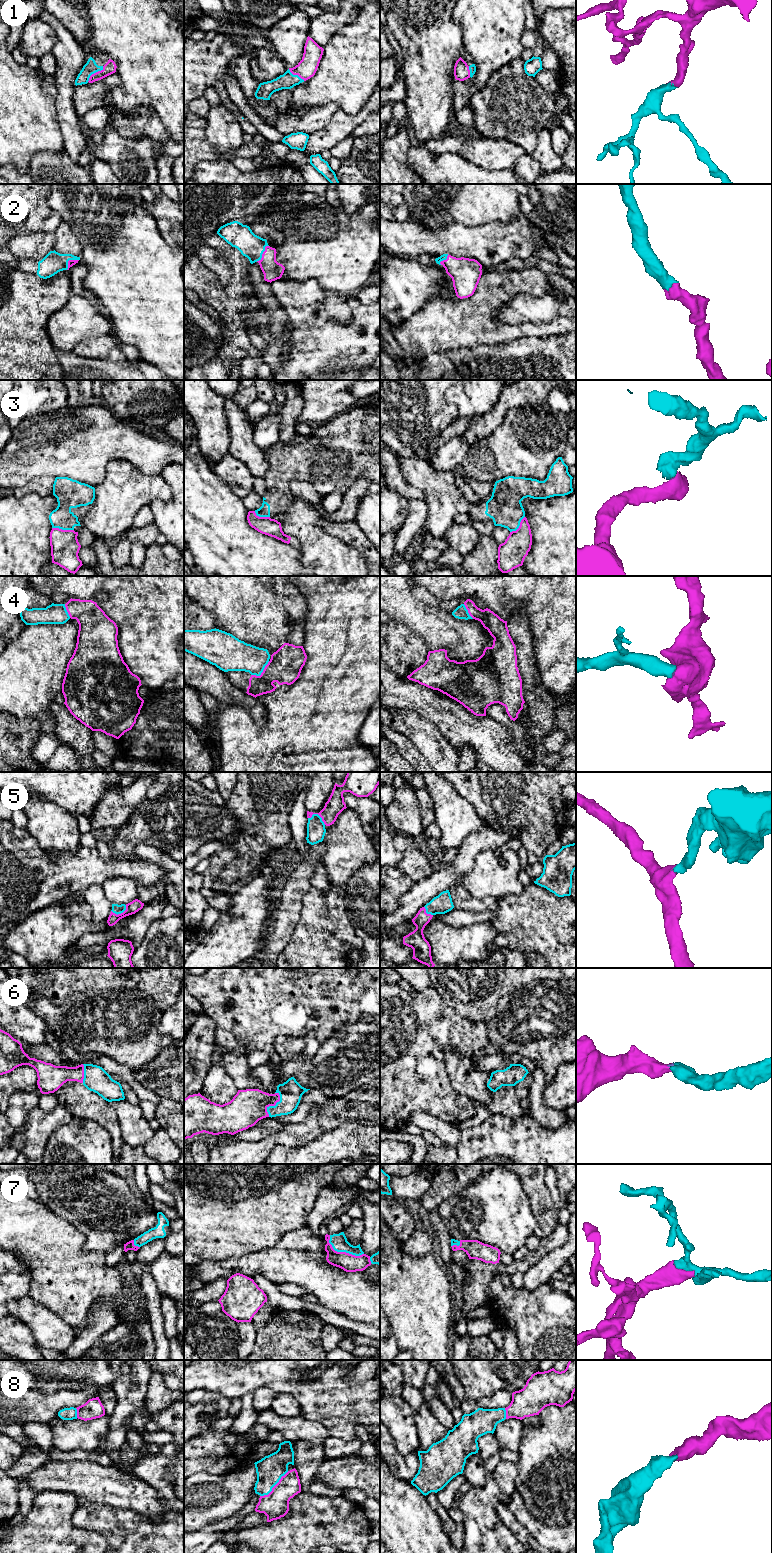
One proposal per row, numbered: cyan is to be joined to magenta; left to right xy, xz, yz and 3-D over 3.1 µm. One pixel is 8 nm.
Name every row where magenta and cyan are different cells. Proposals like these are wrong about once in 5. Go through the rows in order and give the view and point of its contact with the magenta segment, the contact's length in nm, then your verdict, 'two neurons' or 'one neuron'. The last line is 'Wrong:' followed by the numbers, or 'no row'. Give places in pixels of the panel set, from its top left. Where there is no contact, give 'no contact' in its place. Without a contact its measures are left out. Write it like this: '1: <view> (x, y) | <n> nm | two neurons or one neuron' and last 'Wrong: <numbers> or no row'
1: xy (94, 73) | 180 nm | one neuron
2: xz (263, 253) | 170 nm | one neuron
3: xy (63, 530) | 180 nm | two neurons
4: xz (262, 672) | 190 nm | one neuron
5: xz (318, 814) | 160 nm | one neuron
6: xz (273, 1105) | 220 nm | one neuron
7: xz (342, 1252) | 320 nm | one neuron
8: xz (274, 1486) | 300 nm | one neuron
Wrong: 3

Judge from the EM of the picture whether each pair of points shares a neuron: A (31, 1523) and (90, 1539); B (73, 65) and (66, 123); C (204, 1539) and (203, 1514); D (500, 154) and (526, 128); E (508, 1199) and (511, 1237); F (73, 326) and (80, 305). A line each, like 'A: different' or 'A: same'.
A: same
B: same
C: different
D: different
E: same
F: same

